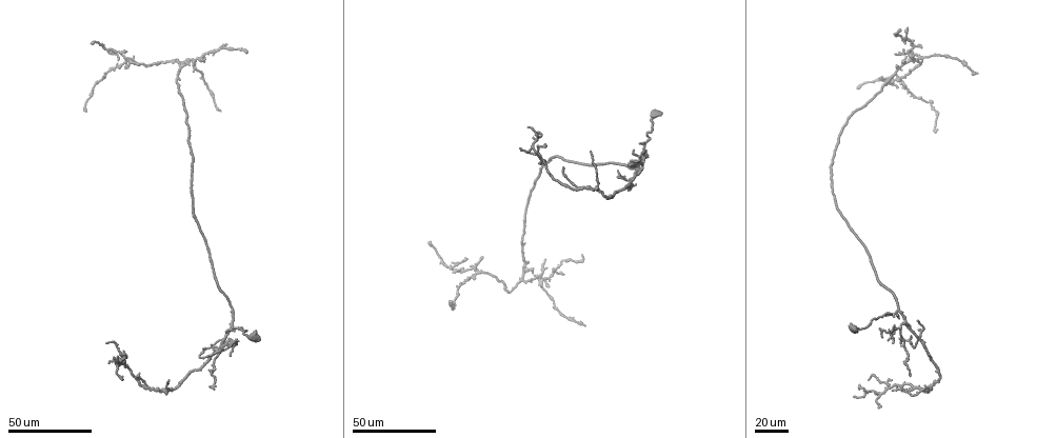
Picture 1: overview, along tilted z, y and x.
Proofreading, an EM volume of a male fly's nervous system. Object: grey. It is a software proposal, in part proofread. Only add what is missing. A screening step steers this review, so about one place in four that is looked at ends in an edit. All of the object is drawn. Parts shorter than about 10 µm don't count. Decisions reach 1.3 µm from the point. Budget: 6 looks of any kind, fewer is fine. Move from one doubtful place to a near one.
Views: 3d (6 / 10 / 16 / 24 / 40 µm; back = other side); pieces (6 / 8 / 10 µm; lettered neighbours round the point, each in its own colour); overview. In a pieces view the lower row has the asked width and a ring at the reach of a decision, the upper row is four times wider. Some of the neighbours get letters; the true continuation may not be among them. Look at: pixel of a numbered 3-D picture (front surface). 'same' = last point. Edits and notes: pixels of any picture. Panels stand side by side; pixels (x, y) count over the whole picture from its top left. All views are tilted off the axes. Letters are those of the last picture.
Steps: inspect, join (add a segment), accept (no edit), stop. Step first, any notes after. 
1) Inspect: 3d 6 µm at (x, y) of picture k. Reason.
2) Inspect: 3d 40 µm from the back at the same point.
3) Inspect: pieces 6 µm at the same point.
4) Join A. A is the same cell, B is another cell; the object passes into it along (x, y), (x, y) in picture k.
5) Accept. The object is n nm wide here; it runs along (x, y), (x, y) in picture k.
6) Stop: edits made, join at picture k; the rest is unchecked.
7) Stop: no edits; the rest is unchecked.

Inspect: 3d 24 µm at (859, 383) of picture 1. Thin end.

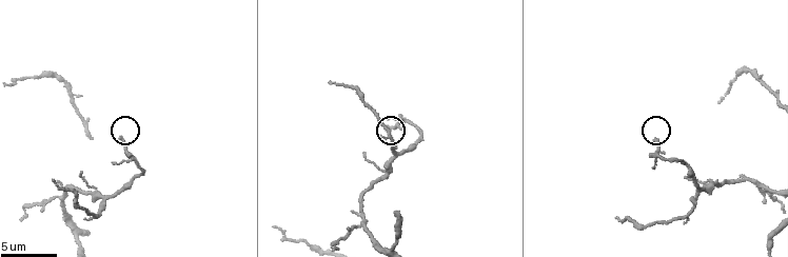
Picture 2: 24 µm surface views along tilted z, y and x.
Inspect: pieces 8 µm at (121, 140) of picture 2.

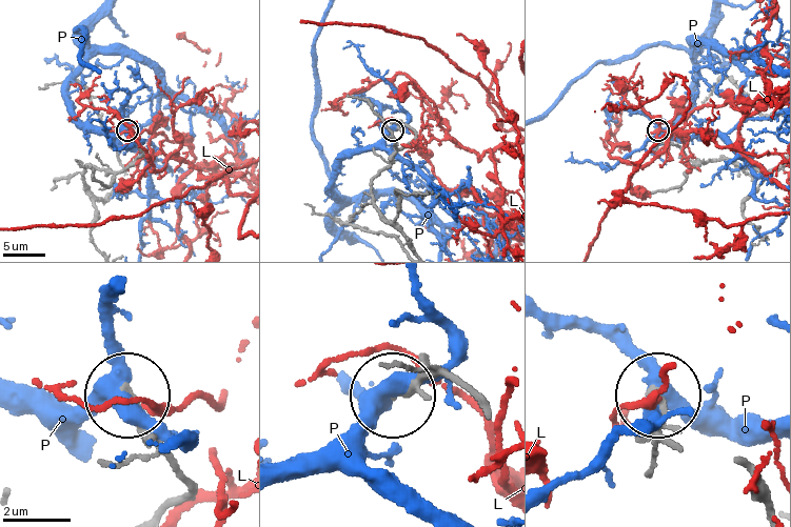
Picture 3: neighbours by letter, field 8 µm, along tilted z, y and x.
Accept. L and P are other cells; it runs along (391, 223), (372, 181), (415, 136), (394, 129) in picture 3; none of them fits.

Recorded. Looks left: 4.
Inspect: 3d 40 µm at (565, 169) of picture 1. An open end.

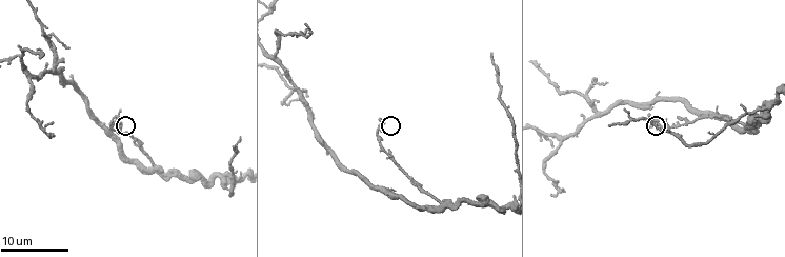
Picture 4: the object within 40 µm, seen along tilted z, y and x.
Inspect: pieces 6 µm at (646, 128) of picture 4.

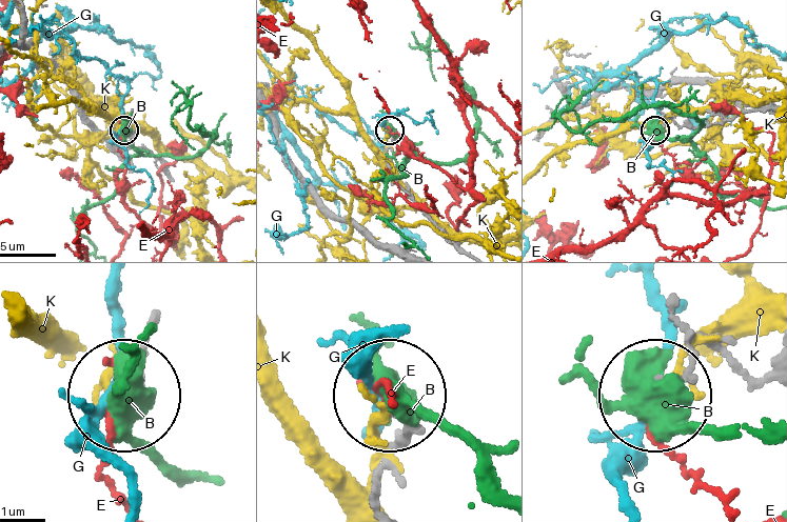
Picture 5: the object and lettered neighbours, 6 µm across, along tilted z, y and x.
Accept. B, E, G and K are other cells; no lettered segment goes on from it.

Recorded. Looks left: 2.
Inspect: 3d 40 µm at (859, 86) of picture 1. Free end.

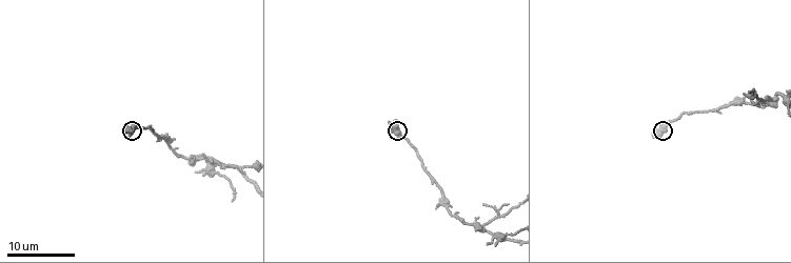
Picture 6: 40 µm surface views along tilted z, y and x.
Inspect: pieces 8 µm at (388, 122) of picture 6. What lies round it.

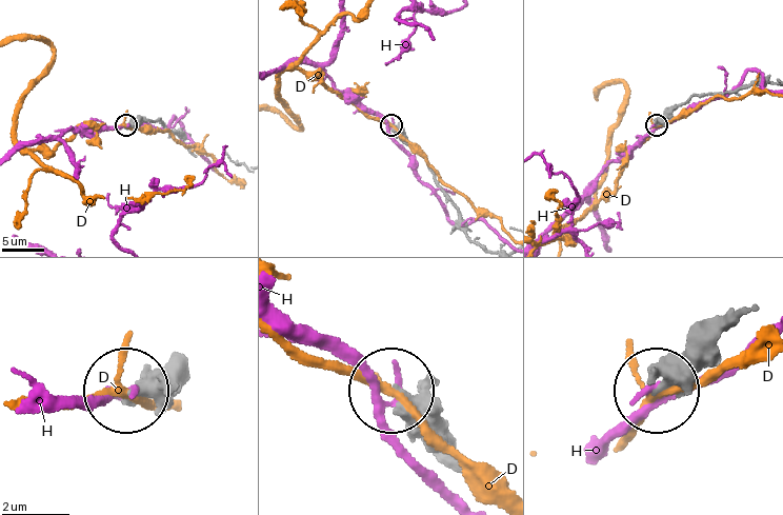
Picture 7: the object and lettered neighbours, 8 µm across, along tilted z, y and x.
Accept. D and H are other cells; no lettered segment goes on from it.

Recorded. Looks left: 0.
Stop: no edits; the rest is unchecked.

